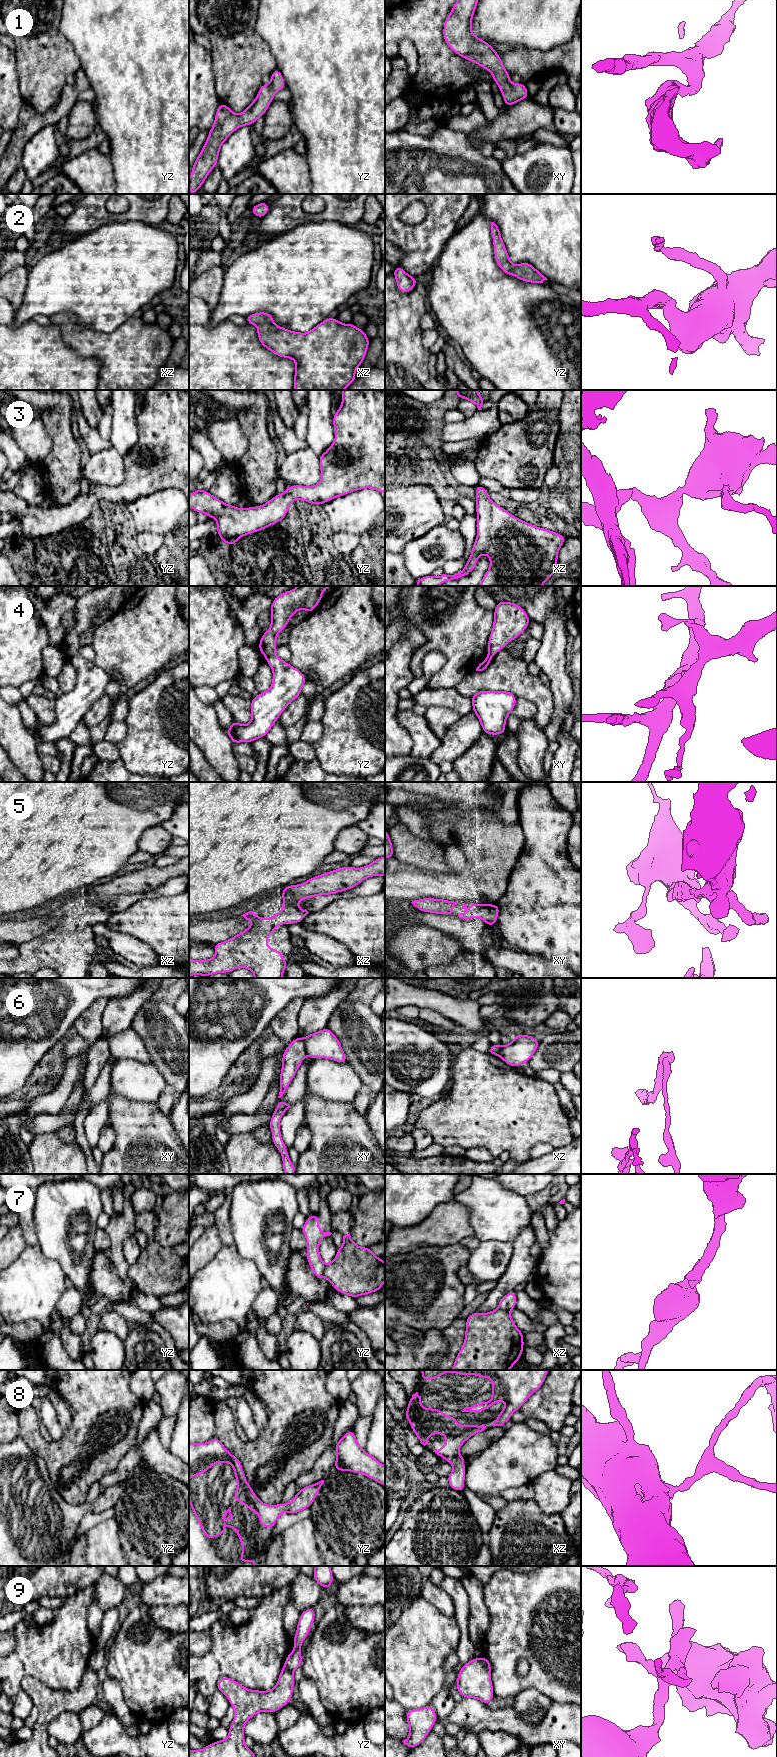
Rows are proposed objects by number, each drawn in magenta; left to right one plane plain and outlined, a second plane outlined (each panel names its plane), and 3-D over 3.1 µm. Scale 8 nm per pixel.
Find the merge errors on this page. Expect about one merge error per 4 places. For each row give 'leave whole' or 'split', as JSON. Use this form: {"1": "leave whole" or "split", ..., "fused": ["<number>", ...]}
{"1": "leave whole", "2": "leave whole", "3": "leave whole", "4": "split", "5": "leave whole", "6": "split", "7": "leave whole", "8": "leave whole", "9": "split", "fused": ["4", "6", "9"]}

